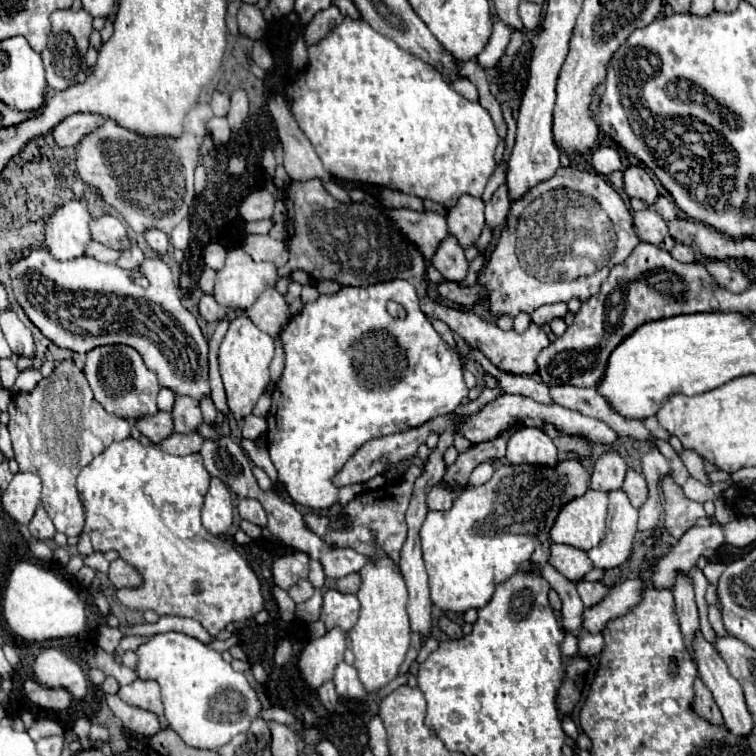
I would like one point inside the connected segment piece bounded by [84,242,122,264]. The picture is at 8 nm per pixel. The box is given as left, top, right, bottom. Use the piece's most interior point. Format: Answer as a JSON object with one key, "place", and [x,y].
{"place":[102,253]}

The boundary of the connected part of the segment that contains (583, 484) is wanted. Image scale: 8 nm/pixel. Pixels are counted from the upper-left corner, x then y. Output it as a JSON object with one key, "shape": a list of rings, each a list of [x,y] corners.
{"shape":[[[580,460],[560,462],[556,468],[540,468],[522,464],[516,466],[500,466],[492,480],[482,486],[468,486],[454,502],[448,512],[428,512],[422,528],[422,556],[426,564],[426,572],[430,578],[430,598],[436,608],[442,612],[464,614],[470,608],[482,608],[494,594],[496,584],[508,580],[518,564],[528,562],[534,548],[548,538],[548,532],[558,516],[558,510],[576,496],[582,496],[588,490],[588,474]]]}

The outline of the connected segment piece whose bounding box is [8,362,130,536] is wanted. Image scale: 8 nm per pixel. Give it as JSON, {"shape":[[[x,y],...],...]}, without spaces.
{"shape":[[[60,362],[50,378],[38,382],[34,392],[12,396],[8,430],[12,436],[14,460],[20,472],[36,472],[42,478],[42,508],[52,518],[58,532],[80,536],[84,510],[76,492],[76,476],[96,454],[112,442],[130,436],[130,422],[108,414],[92,396],[92,390],[74,362]]]}

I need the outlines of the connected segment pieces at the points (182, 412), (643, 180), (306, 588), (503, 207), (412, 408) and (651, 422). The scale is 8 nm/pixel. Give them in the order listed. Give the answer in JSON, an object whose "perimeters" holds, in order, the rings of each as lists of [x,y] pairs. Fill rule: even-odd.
{"perimeters":[[[[182,394],[176,396],[172,416],[174,416],[174,432],[180,432],[180,434],[194,432],[198,428],[198,424],[202,422],[200,404],[192,396],[182,396]]],[[[630,166],[624,170],[624,190],[630,198],[640,198],[650,206],[658,200],[658,190],[654,180],[640,166]]],[[[300,580],[300,582],[296,582],[296,584],[288,590],[288,594],[290,594],[290,598],[292,598],[296,604],[302,604],[302,602],[306,602],[306,600],[312,598],[314,586],[310,584],[310,580]]],[[[502,184],[492,200],[486,204],[486,222],[492,230],[500,228],[504,222],[506,222],[506,214],[508,214],[508,208],[510,208],[510,196],[508,196],[508,186]]],[[[392,280],[392,282],[382,282],[382,284],[374,284],[374,286],[366,286],[366,288],[352,288],[352,286],[344,286],[338,294],[334,296],[320,296],[316,302],[310,302],[304,306],[302,314],[292,318],[286,328],[284,334],[280,334],[284,338],[284,352],[286,352],[286,366],[284,372],[276,384],[276,390],[272,392],[272,410],[268,414],[268,432],[266,432],[266,440],[268,440],[268,452],[270,458],[278,470],[278,478],[284,482],[286,492],[290,494],[290,498],[302,506],[310,506],[312,510],[328,510],[334,502],[336,502],[336,494],[338,488],[330,482],[332,476],[346,464],[346,460],[368,440],[378,438],[378,436],[388,436],[390,432],[402,432],[408,428],[418,428],[420,424],[428,422],[430,418],[436,416],[444,416],[450,414],[452,410],[456,410],[456,406],[460,406],[460,402],[468,396],[468,388],[464,384],[464,370],[462,370],[462,362],[456,350],[452,350],[440,336],[438,332],[432,328],[428,316],[420,310],[418,306],[418,298],[416,298],[416,290],[410,282],[406,280]],[[394,300],[398,304],[402,304],[406,308],[406,318],[392,318],[386,312],[386,304]]],[[[648,416],[648,418],[644,418],[644,424],[646,424],[646,428],[648,428],[656,438],[664,438],[664,440],[670,438],[670,434],[668,434],[660,424],[658,424],[656,416]]]]}

